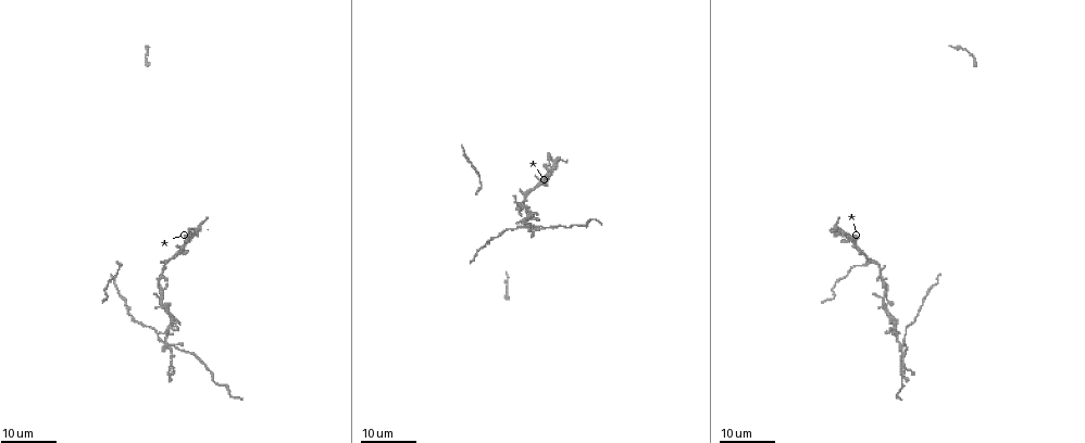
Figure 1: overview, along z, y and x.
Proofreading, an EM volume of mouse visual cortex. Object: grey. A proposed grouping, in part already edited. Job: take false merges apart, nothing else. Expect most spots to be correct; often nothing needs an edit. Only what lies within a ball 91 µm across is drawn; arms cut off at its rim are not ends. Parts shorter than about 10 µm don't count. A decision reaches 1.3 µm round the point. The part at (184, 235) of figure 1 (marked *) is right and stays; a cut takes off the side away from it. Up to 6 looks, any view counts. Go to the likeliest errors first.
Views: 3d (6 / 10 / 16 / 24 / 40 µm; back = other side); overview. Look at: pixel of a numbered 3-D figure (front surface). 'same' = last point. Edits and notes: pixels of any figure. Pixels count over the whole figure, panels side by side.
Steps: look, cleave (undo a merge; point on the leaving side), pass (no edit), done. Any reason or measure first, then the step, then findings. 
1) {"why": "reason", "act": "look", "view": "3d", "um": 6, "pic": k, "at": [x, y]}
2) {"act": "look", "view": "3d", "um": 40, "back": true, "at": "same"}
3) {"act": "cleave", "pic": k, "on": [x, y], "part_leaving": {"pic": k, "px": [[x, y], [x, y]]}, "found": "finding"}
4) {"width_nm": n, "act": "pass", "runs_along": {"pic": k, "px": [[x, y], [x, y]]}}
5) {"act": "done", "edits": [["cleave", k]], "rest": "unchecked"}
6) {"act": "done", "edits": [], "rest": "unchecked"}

{"why": "looks like a crossing", "act": "look", "view": "3d", "um": 24, "pic": 1, "at": [524, 227]}

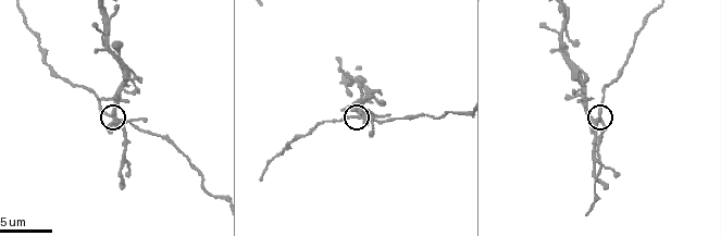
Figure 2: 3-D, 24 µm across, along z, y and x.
{"act": "look", "view": "3d", "um": 10, "pic": 2, "at": [359, 115]}

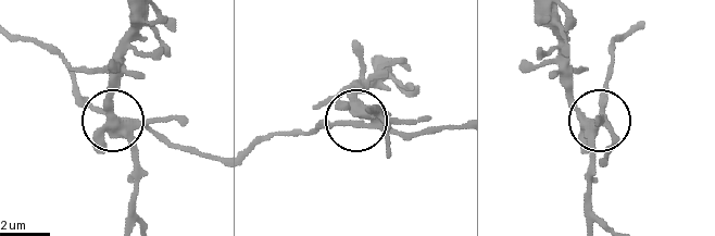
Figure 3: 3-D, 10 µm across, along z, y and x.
{"act": "cleave", "pic": 3, "on": [163, 140], "part_leaving": {"pic": 3, "px": [[372, 125], [320, 125], [255, 140]]}, "found": "a second neuron is stuck on"}

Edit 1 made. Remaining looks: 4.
{"why": "four arms meet", "act": "look", "view": "3d", "um": 10, "pic": 2, "at": [105, 29]}

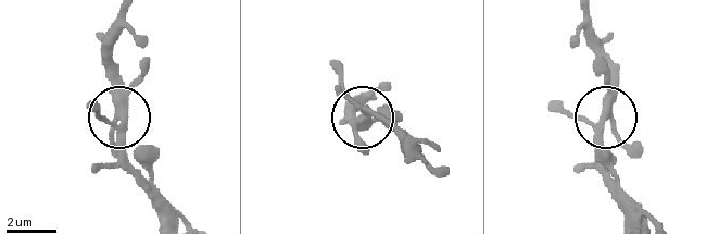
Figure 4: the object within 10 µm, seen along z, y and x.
{"why": "zoom in", "act": "look", "view": "3d", "um": 6, "pic": 4, "at": [604, 118]}

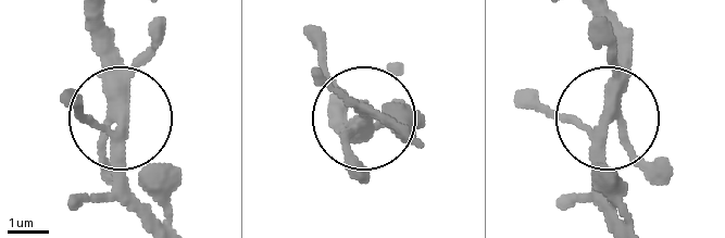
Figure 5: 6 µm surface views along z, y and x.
{"width_nm": 300, "act": "pass", "found": "all the same neuron"}

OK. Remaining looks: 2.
{"why": "four-way junction", "act": "look", "view": "3d", "um": 24, "pic": 1, "at": [879, 272]}

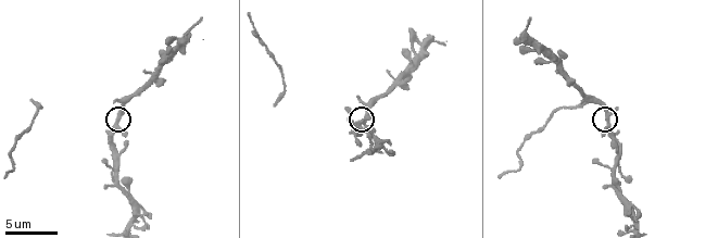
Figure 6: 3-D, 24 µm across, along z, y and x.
{"act": "look", "view": "3d", "um": 6, "pic": 6, "at": [607, 125]}

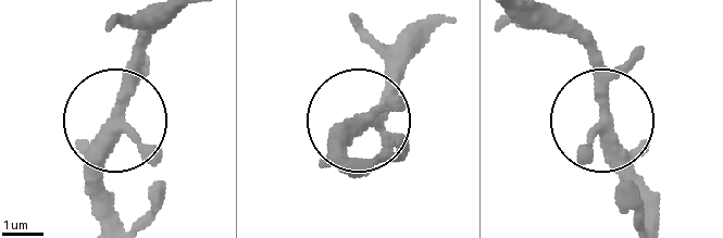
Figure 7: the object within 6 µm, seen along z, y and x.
{"act": "pass", "runs_along": {"pic": 7, "px": [[172, 19], [137, 60], [92, 191]]}, "found": "all the same neuron"}

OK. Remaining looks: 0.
{"act": "done", "edits": [["cleave", 3]], "rest": "unchecked"}

